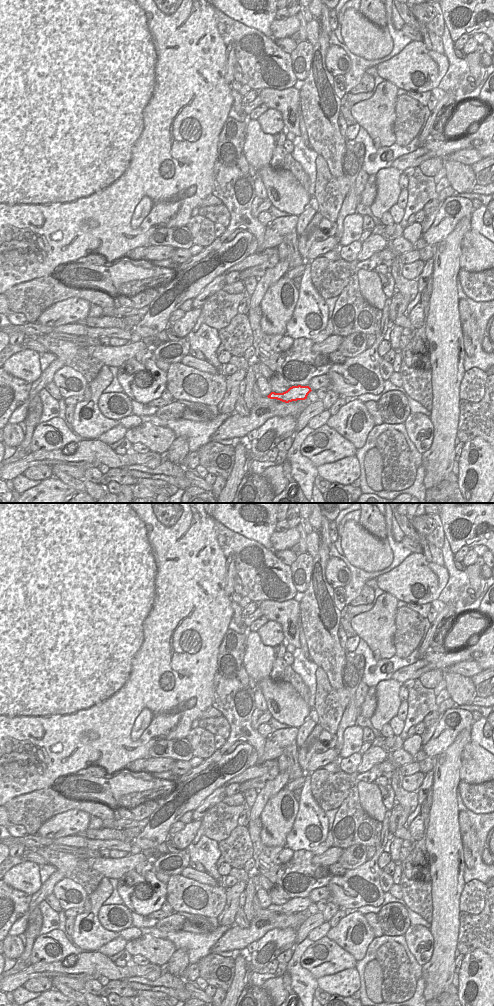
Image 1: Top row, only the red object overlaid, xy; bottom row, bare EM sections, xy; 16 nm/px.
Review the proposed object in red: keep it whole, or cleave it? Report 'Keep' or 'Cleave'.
Keep

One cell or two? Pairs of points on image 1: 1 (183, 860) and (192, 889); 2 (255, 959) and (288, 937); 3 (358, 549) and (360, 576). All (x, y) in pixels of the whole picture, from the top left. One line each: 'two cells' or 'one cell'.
1: two cells
2: one cell
3: two cells

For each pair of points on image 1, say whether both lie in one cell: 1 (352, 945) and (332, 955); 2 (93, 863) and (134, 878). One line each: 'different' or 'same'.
1: different
2: different

